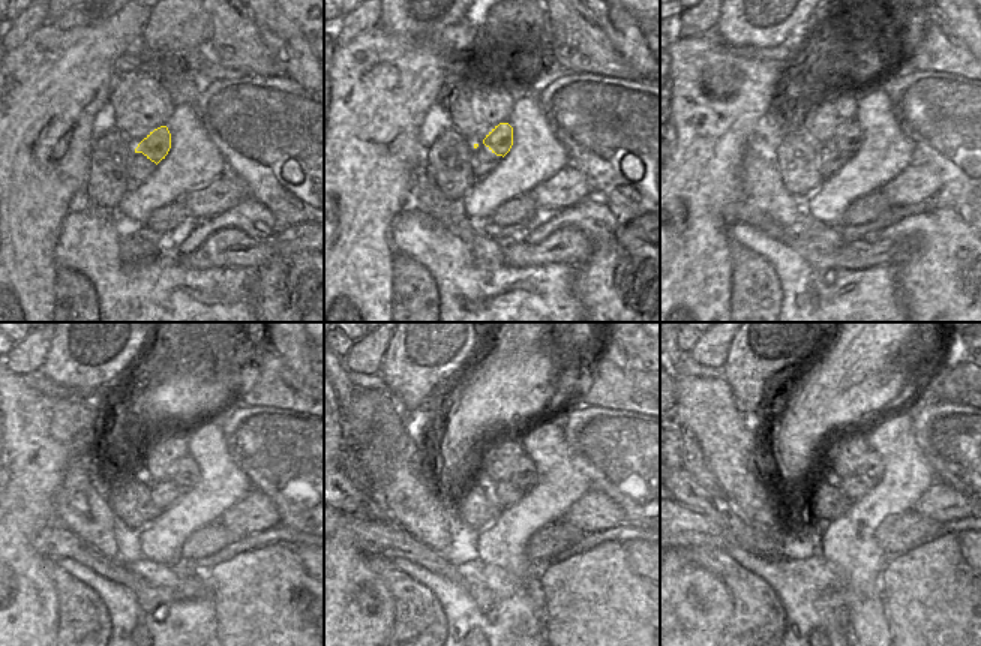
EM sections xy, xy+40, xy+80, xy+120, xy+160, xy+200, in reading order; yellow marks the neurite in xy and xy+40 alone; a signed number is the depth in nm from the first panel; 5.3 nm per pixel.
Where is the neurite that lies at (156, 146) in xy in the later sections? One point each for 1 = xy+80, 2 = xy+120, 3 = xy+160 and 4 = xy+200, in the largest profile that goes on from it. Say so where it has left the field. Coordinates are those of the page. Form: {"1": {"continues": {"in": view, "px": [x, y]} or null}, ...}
{"1": {"continues": {"in": "xy+80", "px": [848, 137]}}, "2": {"continues": {"in": "xy+120", "px": [185, 472]}}, "3": {"continues": {"in": "xy+160", "px": [525, 475]}}, "4": {"continues": {"in": "xy+200", "px": [867, 462]}}}

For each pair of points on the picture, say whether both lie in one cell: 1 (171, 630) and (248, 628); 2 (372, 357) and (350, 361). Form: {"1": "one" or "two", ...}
{"1": "two", "2": "one"}

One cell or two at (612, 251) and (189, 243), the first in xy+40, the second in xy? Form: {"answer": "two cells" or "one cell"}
{"answer": "one cell"}

